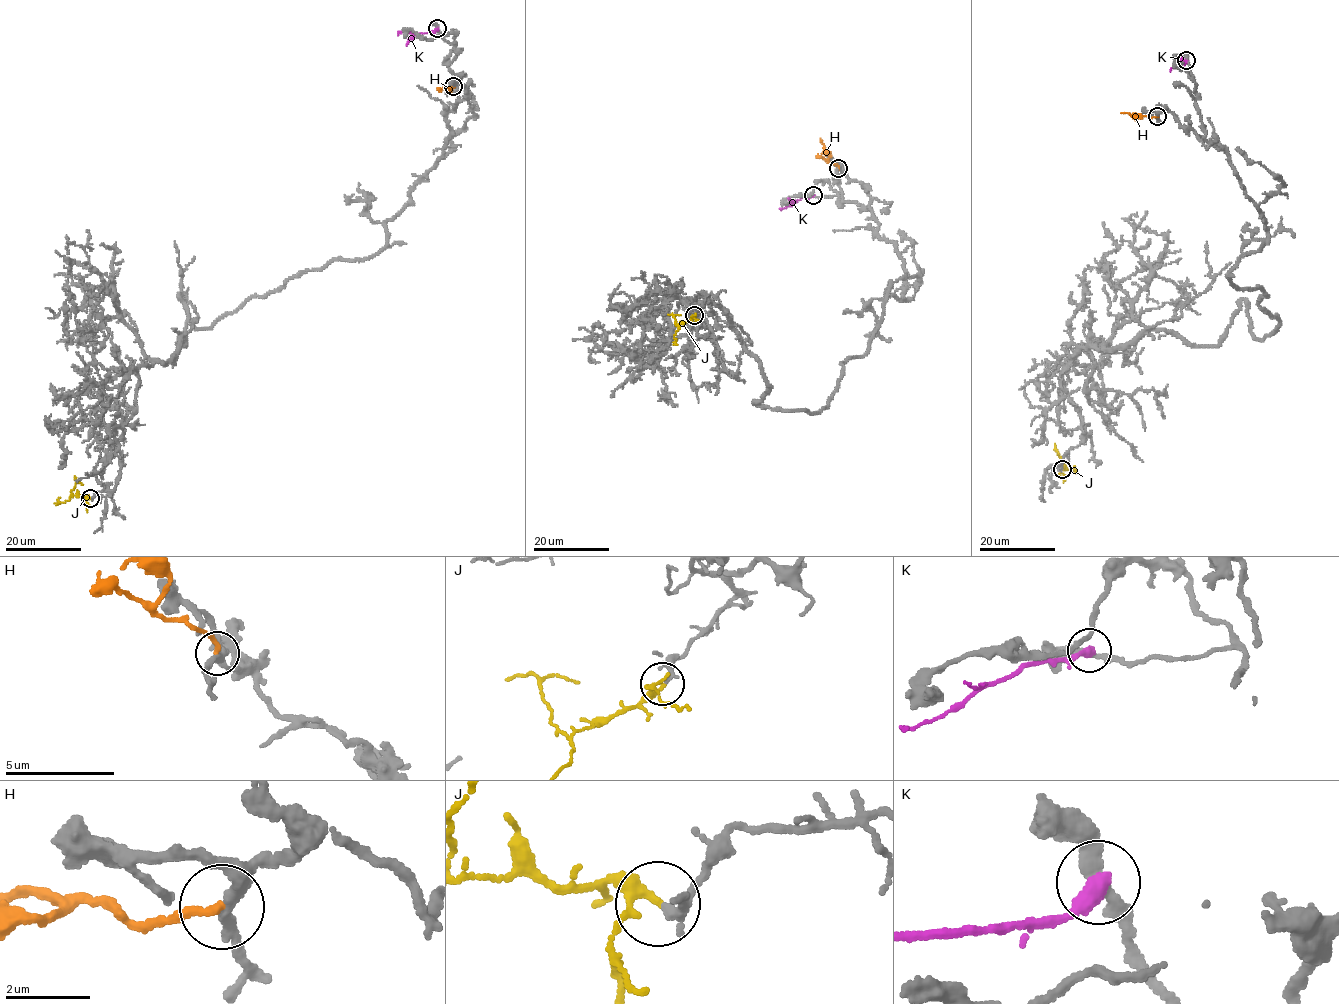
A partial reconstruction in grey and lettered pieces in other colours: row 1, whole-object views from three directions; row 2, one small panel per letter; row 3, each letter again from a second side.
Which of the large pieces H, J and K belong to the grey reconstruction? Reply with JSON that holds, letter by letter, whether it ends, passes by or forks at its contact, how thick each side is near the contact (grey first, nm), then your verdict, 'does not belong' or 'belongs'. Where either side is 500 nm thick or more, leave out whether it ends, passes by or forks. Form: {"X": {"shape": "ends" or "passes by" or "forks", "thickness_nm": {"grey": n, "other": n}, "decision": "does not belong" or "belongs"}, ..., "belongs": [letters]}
{"H": {"shape": "ends", "thickness_nm": {"grey": 320, "other": 200}, "decision": "does not belong"}, "J": {"shape": "passes by", "thickness_nm": {"grey": 150, "other": 200}, "decision": "belongs"}, "K": {"shape": "ends", "thickness_nm": {"grey": 280, "other": 440}, "decision": "does not belong"}, "belongs": ["J"]}

